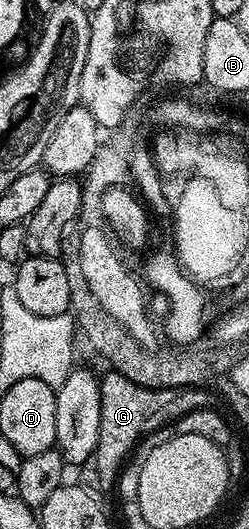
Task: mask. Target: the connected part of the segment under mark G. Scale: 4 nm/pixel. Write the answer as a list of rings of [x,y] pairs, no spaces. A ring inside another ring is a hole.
[[[113,370],[101,373],[100,386],[100,438],[92,457],[98,474],[98,482],[104,488],[113,489],[118,482],[118,474],[129,461],[131,452],[148,434],[161,432],[175,420],[192,414],[192,410],[214,408],[214,396],[205,392],[202,386],[188,388],[149,388],[140,386],[124,374]]]

